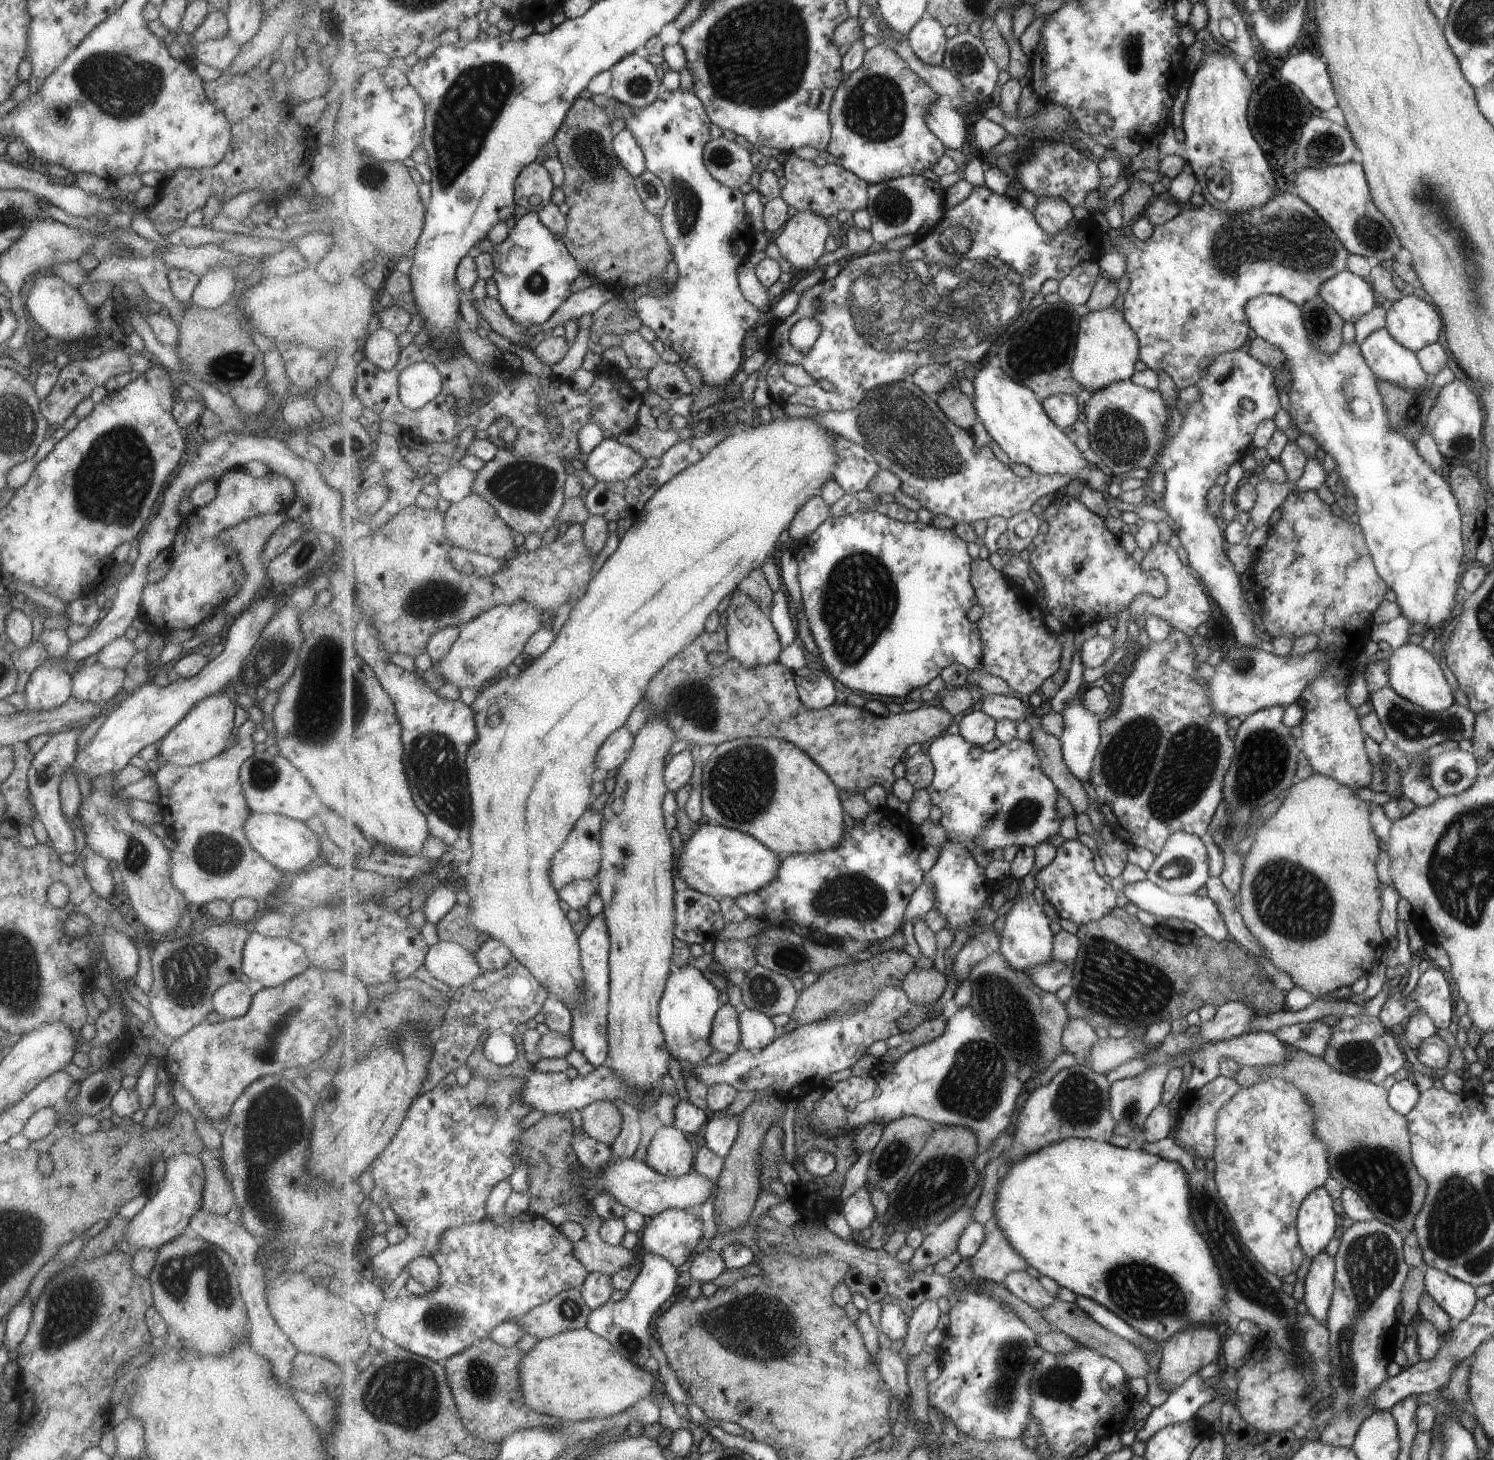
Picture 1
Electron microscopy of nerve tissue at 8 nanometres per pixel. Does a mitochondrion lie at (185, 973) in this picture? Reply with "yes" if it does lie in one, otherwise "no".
yes

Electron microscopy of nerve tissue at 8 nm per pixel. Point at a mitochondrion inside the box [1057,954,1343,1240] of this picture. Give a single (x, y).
(1131, 1113)

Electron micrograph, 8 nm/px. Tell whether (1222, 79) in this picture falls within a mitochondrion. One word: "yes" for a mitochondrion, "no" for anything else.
no

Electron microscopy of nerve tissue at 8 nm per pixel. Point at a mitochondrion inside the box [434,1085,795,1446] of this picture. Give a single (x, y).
(746, 1325)

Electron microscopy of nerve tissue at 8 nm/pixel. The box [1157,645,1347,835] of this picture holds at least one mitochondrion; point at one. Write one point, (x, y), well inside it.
(1242, 666)

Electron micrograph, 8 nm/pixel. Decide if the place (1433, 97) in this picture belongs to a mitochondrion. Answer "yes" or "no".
no

